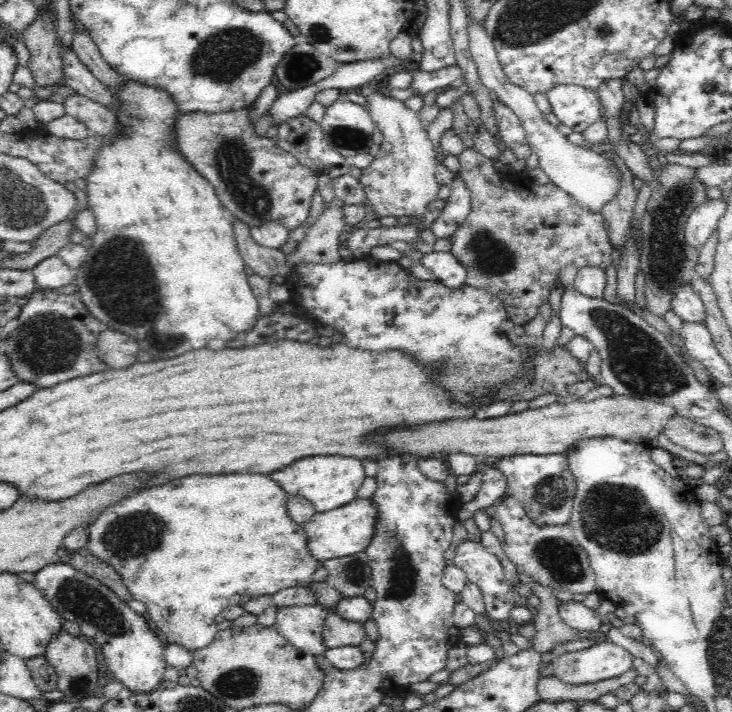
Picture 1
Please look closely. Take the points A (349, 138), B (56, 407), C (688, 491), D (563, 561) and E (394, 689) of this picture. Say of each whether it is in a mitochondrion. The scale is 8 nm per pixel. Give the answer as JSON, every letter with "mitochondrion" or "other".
{"A":"mitochondrion","B":"other","C":"other","D":"mitochondrion","E":"other"}

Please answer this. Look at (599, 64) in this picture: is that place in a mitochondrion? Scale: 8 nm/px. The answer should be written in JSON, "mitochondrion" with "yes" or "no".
{"mitochondrion":"no"}

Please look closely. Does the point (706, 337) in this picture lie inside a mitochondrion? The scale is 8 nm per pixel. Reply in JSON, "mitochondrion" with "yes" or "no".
{"mitochondrion":"no"}

